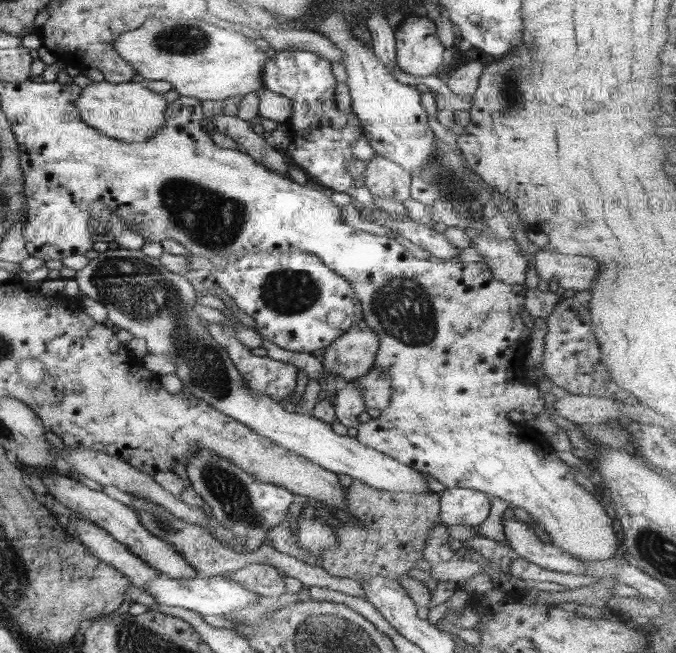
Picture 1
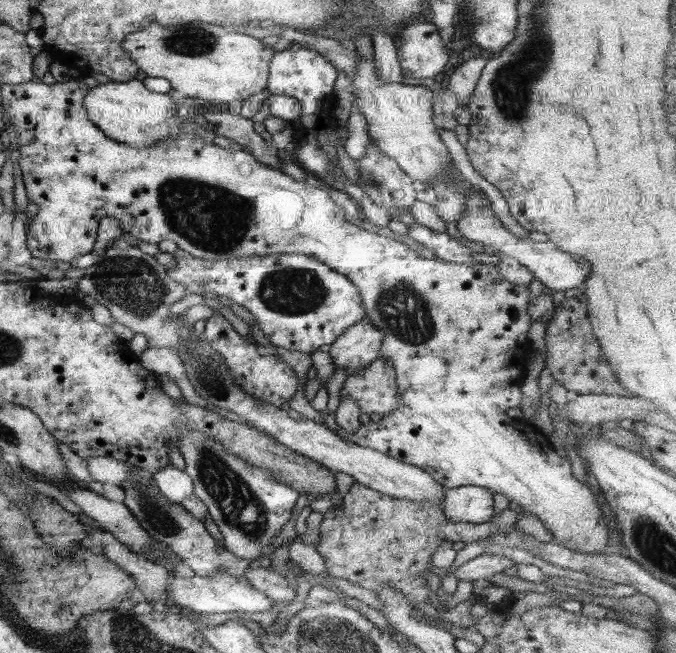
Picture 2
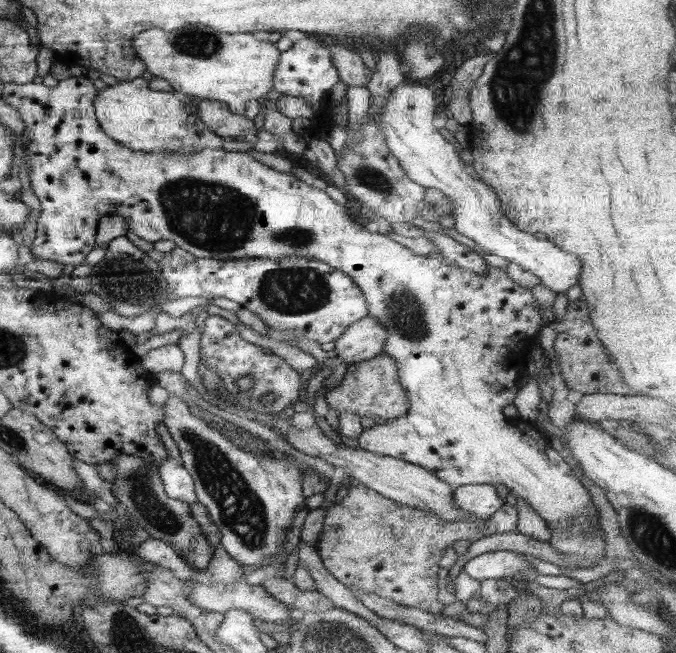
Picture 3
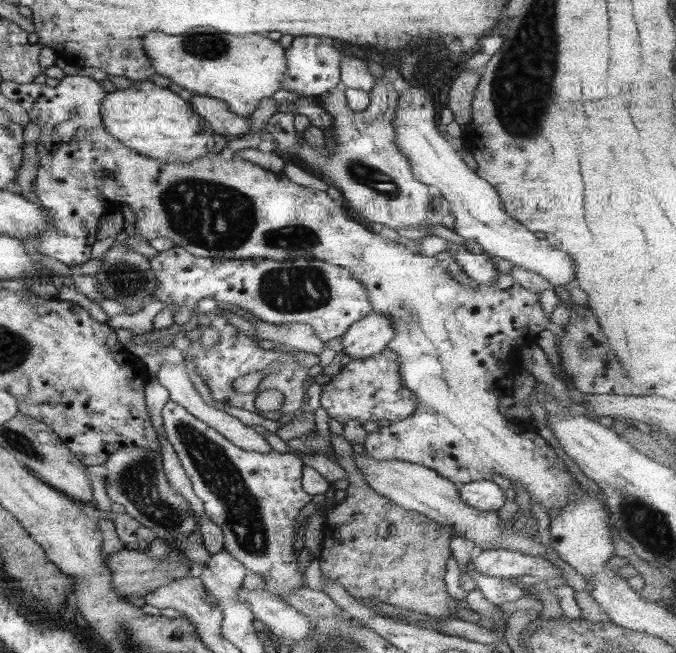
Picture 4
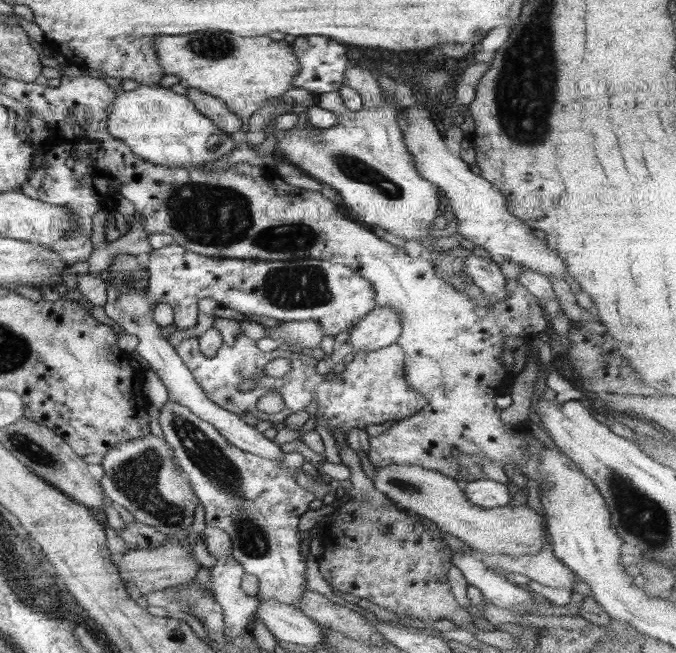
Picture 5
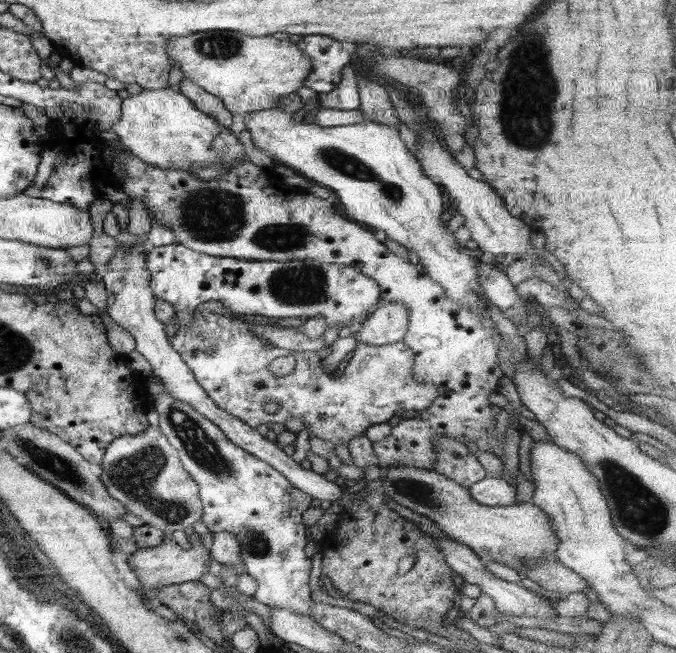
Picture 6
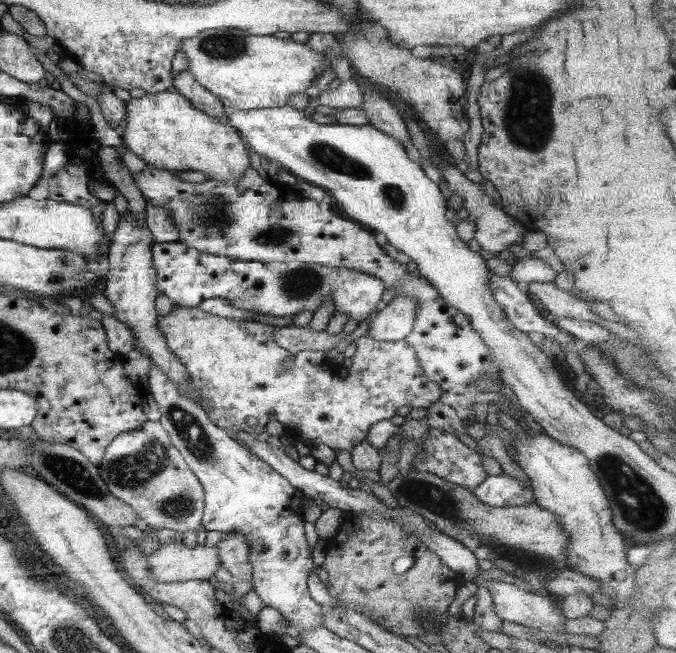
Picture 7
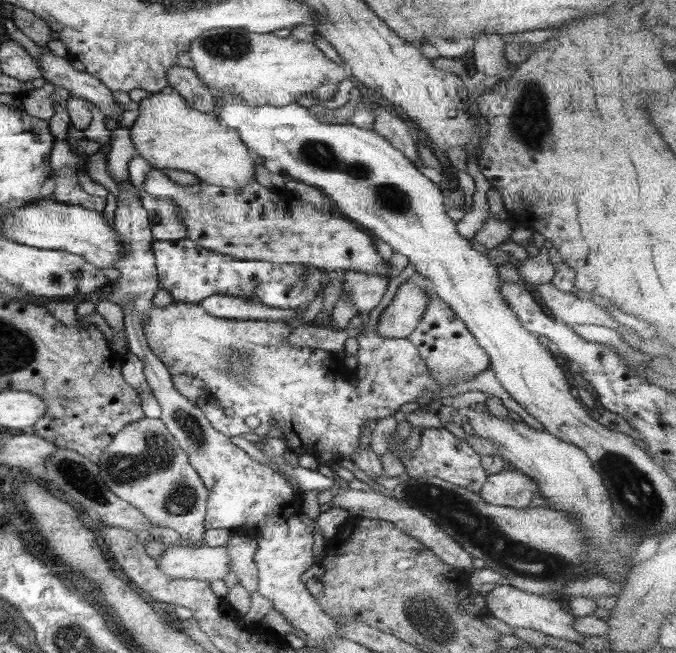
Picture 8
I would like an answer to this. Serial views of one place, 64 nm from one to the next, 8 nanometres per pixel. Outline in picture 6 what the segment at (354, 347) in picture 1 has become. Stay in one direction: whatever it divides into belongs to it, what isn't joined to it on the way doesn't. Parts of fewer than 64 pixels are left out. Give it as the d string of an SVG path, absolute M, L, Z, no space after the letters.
M381 303L372 315L354 328L357 344L382 346L395 344L408 333L407 306L402 303Z

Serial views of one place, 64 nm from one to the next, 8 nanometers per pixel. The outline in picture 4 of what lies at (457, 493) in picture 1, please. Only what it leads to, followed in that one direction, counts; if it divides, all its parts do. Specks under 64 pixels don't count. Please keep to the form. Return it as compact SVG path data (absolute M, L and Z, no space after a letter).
M477 480L458 487L462 501L481 511L498 511L505 506L506 493L492 480Z

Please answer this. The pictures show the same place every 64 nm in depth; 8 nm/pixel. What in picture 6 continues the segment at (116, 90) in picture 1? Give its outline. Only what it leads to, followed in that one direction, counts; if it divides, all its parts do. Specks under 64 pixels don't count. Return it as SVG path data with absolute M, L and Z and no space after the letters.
M170 86L166 88L162 88L160 90L146 90L142 89L140 93L130 94L128 97L122 99L121 102L121 117L117 120L116 124L113 124L111 131L114 131L119 137L121 145L124 146L131 154L138 157L142 162L147 162L148 164L156 167L160 167L162 169L174 169L174 170L188 170L188 171L196 171L200 168L214 168L215 166L229 166L230 169L232 167L236 167L242 164L245 160L243 160L243 145L239 142L239 136L235 135L226 125L220 124L216 119L213 119L211 116L204 114L201 110L198 110L193 102L186 98L180 91L175 92Z

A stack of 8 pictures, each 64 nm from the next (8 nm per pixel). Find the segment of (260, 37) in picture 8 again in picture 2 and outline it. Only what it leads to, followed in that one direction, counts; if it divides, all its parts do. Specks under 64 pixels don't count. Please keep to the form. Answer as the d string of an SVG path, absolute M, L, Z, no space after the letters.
M198 21L170 28L150 24L140 32L127 34L122 48L146 76L169 80L177 96L200 102L208 100L223 107L266 90L270 61L276 53L273 47L265 45L260 39L238 30L226 30L222 26L206 22L200 24Z

